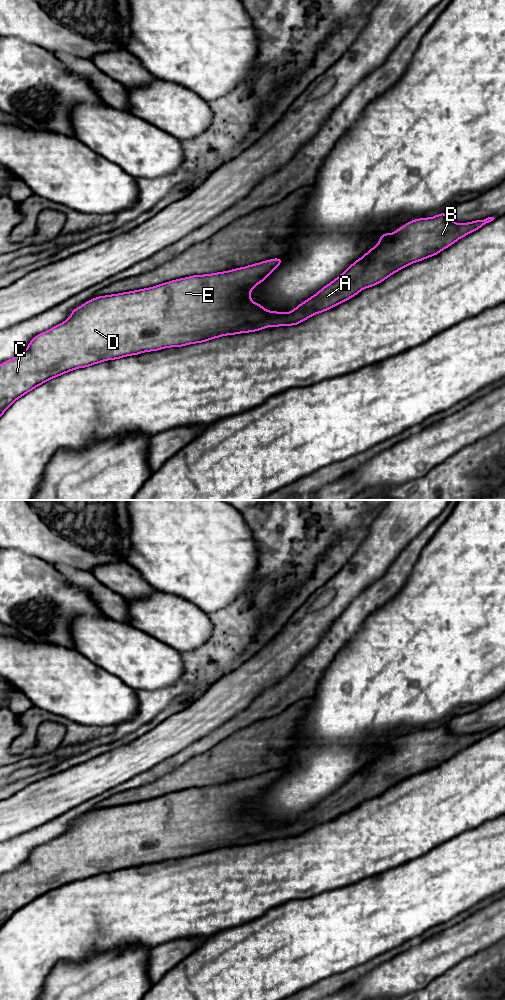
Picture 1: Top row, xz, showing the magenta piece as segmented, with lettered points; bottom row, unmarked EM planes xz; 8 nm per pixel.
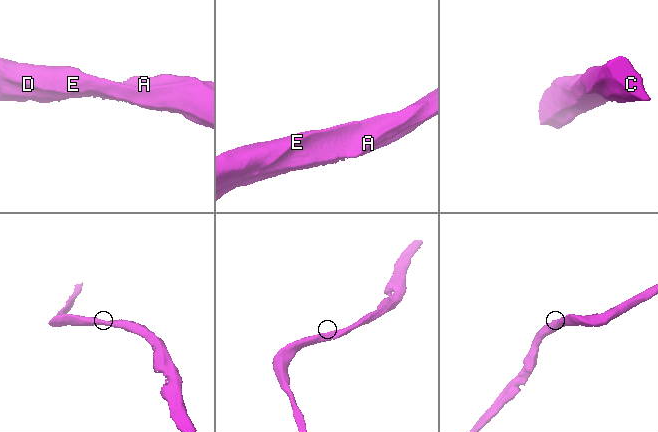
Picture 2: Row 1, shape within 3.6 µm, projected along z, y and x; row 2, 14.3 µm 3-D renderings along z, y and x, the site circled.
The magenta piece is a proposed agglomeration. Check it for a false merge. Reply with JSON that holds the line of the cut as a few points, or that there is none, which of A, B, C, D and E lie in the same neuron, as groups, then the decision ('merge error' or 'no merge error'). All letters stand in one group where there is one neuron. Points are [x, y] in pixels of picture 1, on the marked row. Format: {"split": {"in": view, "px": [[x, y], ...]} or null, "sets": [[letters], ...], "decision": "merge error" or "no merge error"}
{"split": null, "sets": [["A", "B", "C", "D", "E"]], "decision": "no merge error"}

